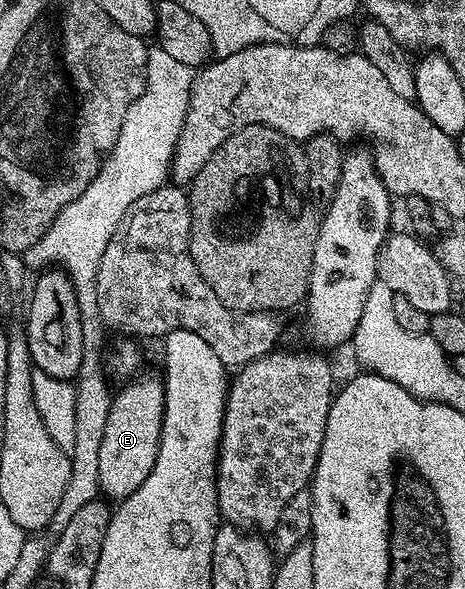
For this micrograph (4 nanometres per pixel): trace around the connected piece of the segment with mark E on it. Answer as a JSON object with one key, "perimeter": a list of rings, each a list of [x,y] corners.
{"perimeter":[[[134,375],[128,382],[122,383],[125,385],[121,389],[116,389],[111,414],[107,414],[107,427],[103,429],[103,443],[99,446],[100,495],[113,502],[127,499],[139,490],[139,486],[143,486],[143,478],[151,474],[151,466],[155,466],[155,458],[159,454],[165,381],[160,375],[141,375]]]}

